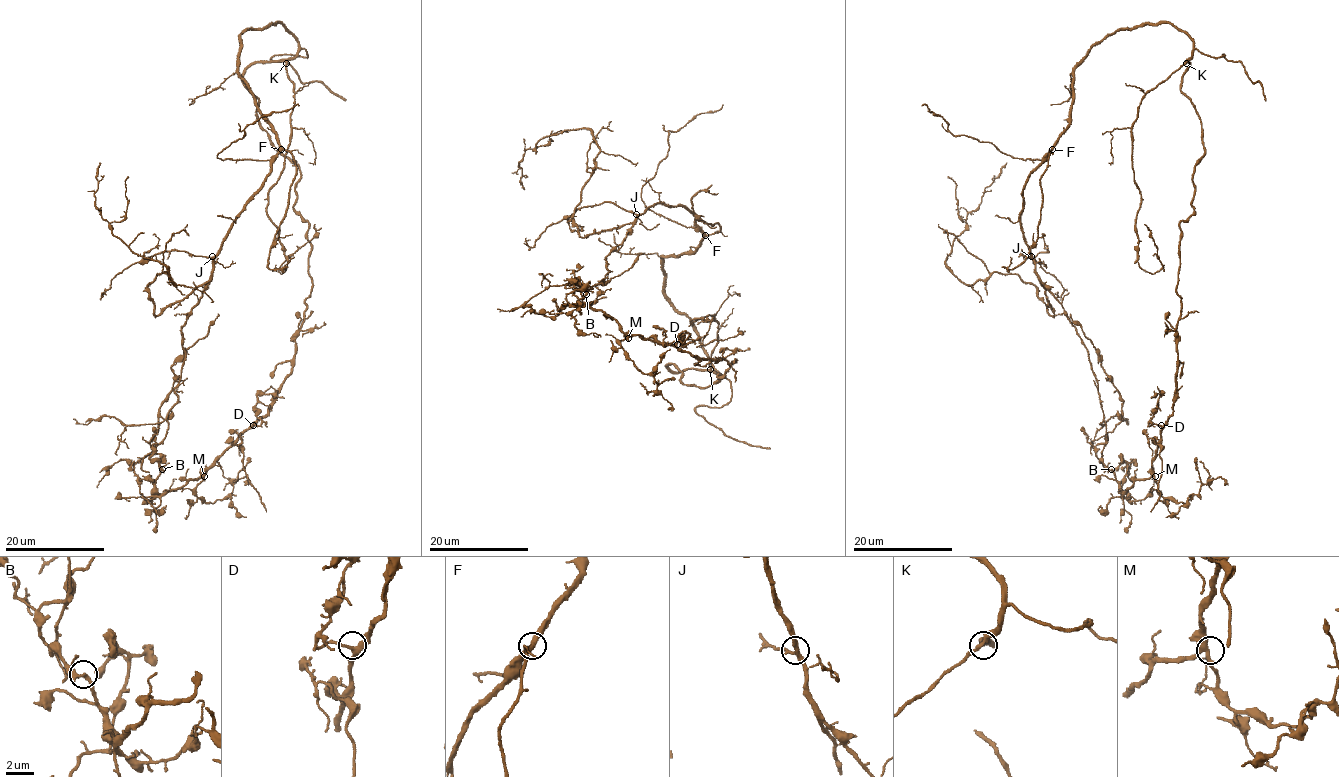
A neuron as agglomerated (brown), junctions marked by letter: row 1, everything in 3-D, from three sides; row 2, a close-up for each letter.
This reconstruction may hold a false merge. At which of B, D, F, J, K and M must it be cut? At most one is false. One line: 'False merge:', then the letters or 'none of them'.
False merge: none of them

